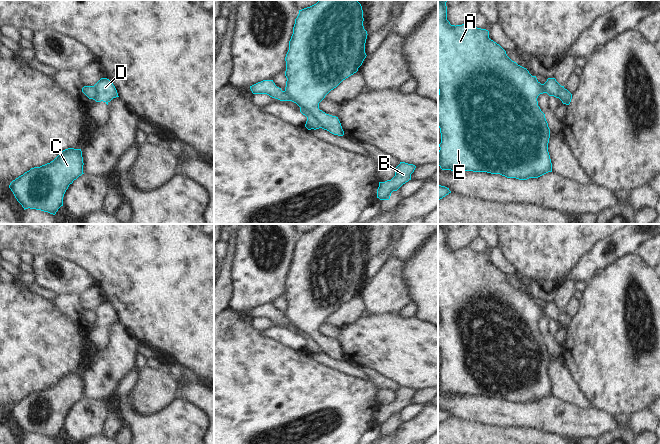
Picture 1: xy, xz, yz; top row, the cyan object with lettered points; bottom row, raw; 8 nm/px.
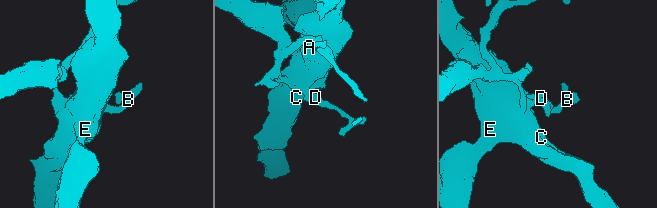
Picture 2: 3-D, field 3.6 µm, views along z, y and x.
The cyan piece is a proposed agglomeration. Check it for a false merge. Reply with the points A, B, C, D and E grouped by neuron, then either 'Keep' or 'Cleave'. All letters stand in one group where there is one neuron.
Groups: A C D E / B. Cleave.

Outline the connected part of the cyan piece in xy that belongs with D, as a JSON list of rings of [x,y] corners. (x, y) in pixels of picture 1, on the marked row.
[[[101,78],[93,88],[96,102],[110,102],[113,98],[119,97],[115,86],[107,78]]]

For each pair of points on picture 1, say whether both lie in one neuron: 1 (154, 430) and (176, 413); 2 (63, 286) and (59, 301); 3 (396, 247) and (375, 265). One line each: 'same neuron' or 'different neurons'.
1: same neuron
2: different neurons
3: same neuron

